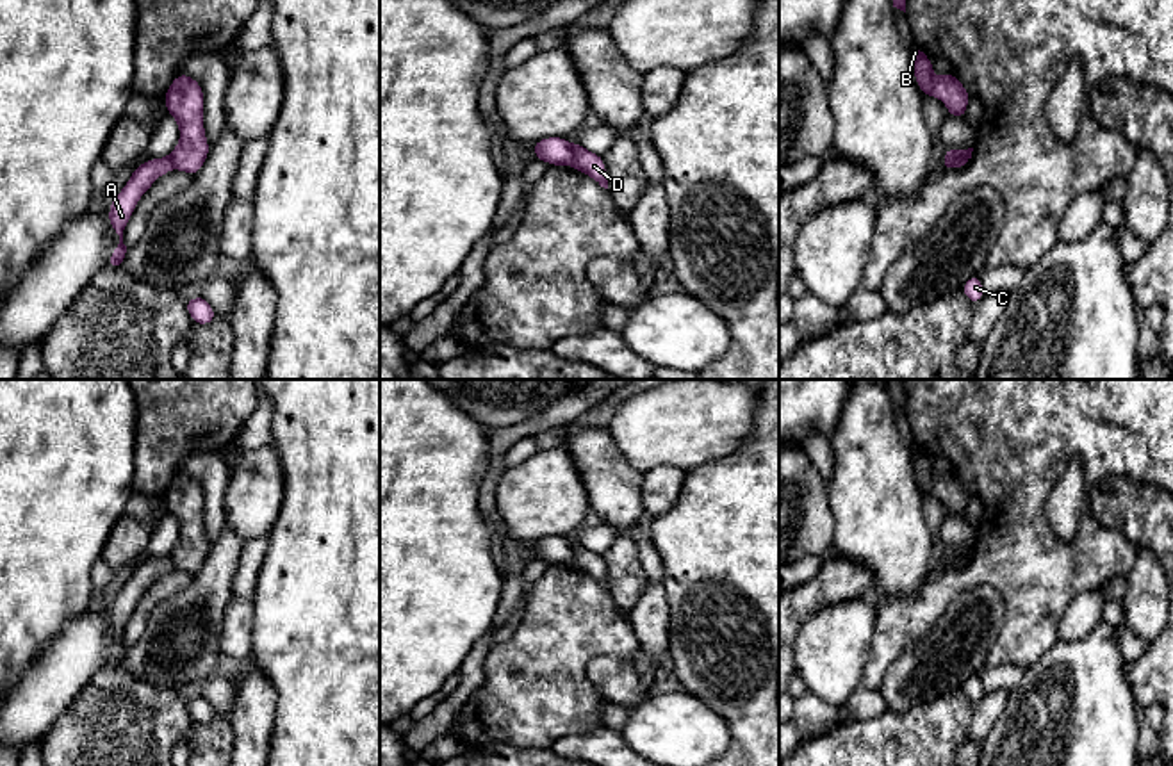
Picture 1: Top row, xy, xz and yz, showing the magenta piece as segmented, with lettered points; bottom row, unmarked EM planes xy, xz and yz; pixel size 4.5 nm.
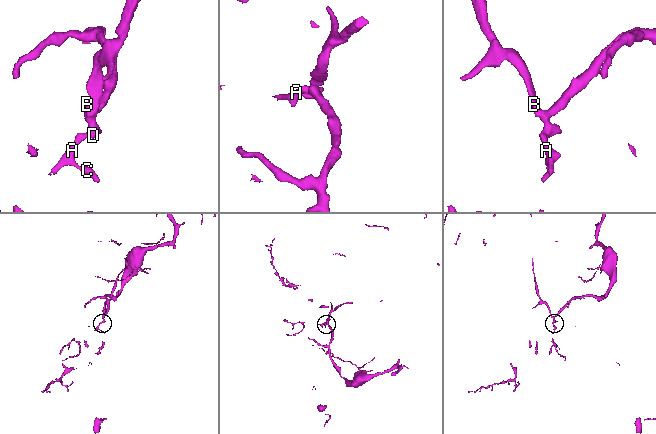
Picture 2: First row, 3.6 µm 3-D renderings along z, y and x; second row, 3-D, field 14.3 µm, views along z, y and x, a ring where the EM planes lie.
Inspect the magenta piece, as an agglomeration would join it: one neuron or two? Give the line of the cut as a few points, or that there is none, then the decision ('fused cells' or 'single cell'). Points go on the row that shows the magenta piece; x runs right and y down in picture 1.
xz (573, 145), (573, 161), (569, 164) | fused cells

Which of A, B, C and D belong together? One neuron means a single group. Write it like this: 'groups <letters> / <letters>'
groups A C / B D

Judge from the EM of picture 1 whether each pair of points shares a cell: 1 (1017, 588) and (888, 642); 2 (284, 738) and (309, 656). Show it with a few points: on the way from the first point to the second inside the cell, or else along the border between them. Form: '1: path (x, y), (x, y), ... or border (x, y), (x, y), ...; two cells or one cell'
1: path (984, 576), (967, 576), (951, 581), (920, 611); one cell
2: path (303, 718), (309, 713), (309, 676); one cell

